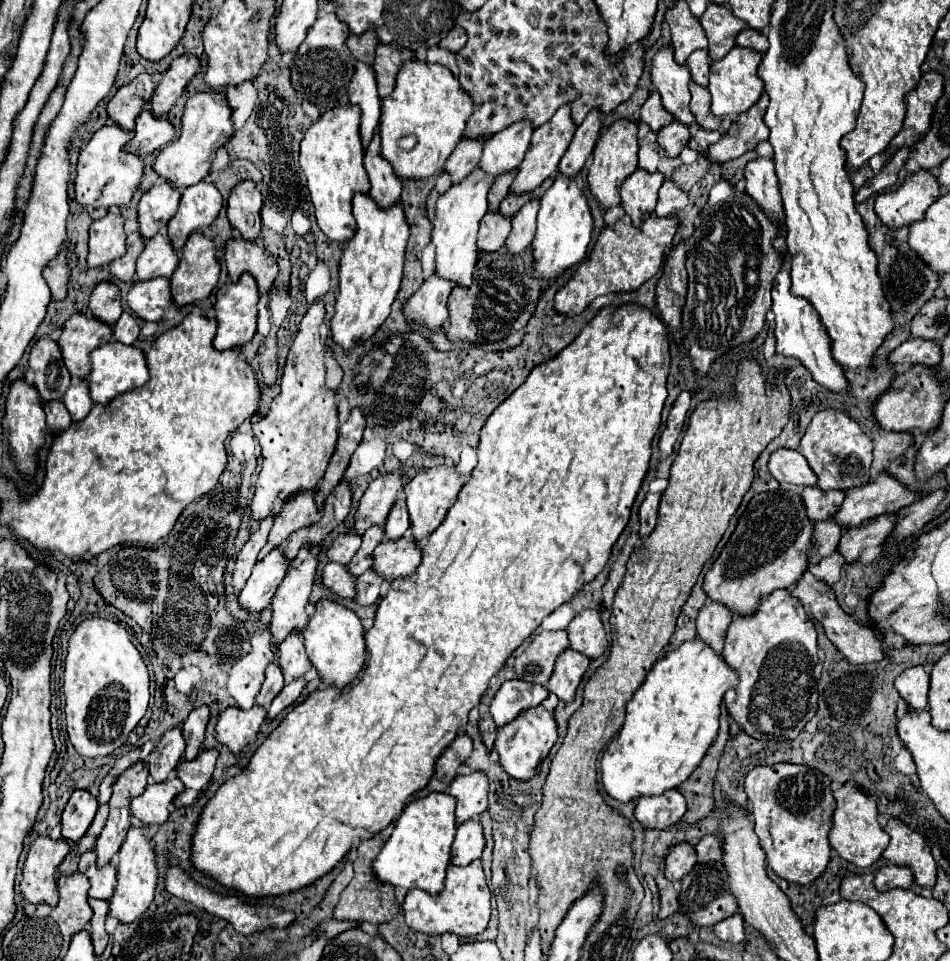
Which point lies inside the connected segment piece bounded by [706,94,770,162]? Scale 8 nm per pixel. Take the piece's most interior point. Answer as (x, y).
(746, 134)

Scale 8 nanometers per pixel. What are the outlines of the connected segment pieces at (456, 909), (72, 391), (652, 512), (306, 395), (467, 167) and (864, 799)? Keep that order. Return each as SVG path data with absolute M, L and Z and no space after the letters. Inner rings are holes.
M480 860L470 862L468 866L448 866L444 890L440 894L426 894L420 888L412 888L406 894L402 904L406 924L424 934L444 934L452 932L456 936L476 936L486 930L490 920L490 890L486 886L486 878L482 872Z
M76 380L66 390L64 404L68 412L72 414L72 420L82 420L90 412L92 400L90 400L90 388L86 388L86 380Z
M648 494L640 506L640 538L650 536L652 528L658 522L658 504L662 494Z
M316 300L304 314L300 332L290 348L280 384L282 392L272 400L268 414L254 424L254 436L262 448L262 470L254 484L256 494L250 506L254 520L262 520L270 514L278 516L282 504L300 488L316 488L334 454L334 444L338 444L338 392L326 386L324 342L320 338L322 322L324 300Z
M482 136L482 140L462 140L454 154L448 158L444 170L452 176L452 182L460 182L466 178L480 162L482 158L482 142L486 142L490 136Z
M848 780L842 784L836 792L836 810L834 810L834 826L830 830L830 846L848 862L868 868L872 866L886 846L890 844L890 836L880 828L878 824L878 806L876 800L860 790L860 786L854 780Z

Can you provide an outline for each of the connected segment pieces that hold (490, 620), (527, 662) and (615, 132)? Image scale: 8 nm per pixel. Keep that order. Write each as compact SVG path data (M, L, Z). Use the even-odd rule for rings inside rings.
M640 304L604 306L588 322L588 326L582 328L572 344L568 344L552 360L532 368L526 384L522 384L518 392L512 392L512 396L508 396L492 412L490 420L486 420L480 432L478 466L472 470L470 480L462 486L458 500L448 510L440 528L428 538L428 544L422 546L424 558L420 566L414 574L390 582L390 590L376 610L374 626L366 632L368 658L364 668L360 670L360 678L344 688L326 686L324 690L312 692L304 702L288 712L278 728L258 746L258 750L250 758L250 764L234 778L226 780L216 790L214 798L210 798L210 802L204 806L196 822L190 852L190 862L198 872L212 878L220 886L250 898L284 896L294 890L306 888L328 874L350 852L354 840L368 840L398 818L398 812L402 812L406 802L416 792L426 788L426 784L434 776L434 760L438 760L438 756L458 736L460 728L468 722L468 712L480 704L480 696L486 692L490 680L502 669L510 654L542 624L542 618L550 616L560 604L574 598L582 590L582 586L592 582L606 566L612 554L612 546L630 520L630 508L650 468L652 440L660 428L660 414L666 400L668 370L670 344L666 326L656 314ZM554 440L586 440L586 444L554 444Z
M566 630L556 632L540 632L528 648L514 660L514 672L520 680L534 682L534 684L546 684L556 656L568 648Z
M620 118L616 120L596 142L592 152L592 166L588 172L588 182L592 194L600 200L604 208L620 204L620 184L638 168L638 122Z

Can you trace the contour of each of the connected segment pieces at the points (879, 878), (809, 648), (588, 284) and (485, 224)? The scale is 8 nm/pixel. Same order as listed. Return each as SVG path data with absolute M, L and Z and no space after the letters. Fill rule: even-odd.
M886 864L874 876L874 886L880 892L890 890L890 888L912 888L914 884L916 884L916 880L914 880L912 868L906 868L906 866Z
M784 588L774 590L760 600L756 612L732 620L732 612L724 604L708 600L698 612L696 628L698 636L718 654L724 648L724 660L740 672L738 686L724 694L730 718L758 740L794 740L818 710L818 688L812 674L818 660L816 628L802 602Z
M651 214L644 222L644 232L634 228L630 216L622 216L618 222L606 226L600 232L592 248L592 256L578 264L570 280L556 292L554 308L558 314L582 314L584 308L598 296L610 292L632 292L640 288L646 280L656 276L664 262L666 250L670 250L674 234L678 228L678 218L658 218Z
M488 212L482 218L480 232L478 232L480 252L496 252L498 248L502 248L512 228L510 222L512 222L510 216L502 216L500 212Z

